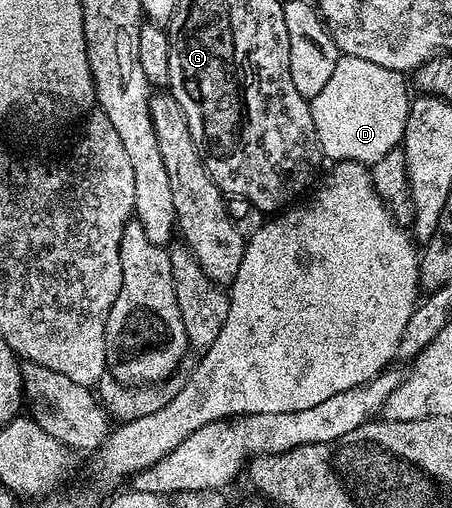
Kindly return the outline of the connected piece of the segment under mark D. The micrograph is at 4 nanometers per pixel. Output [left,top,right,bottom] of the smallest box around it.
[309,56,412,167]

